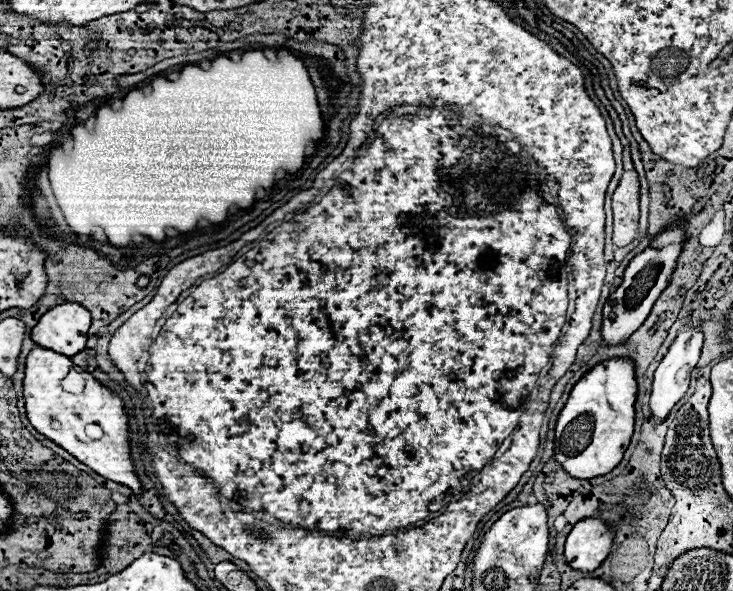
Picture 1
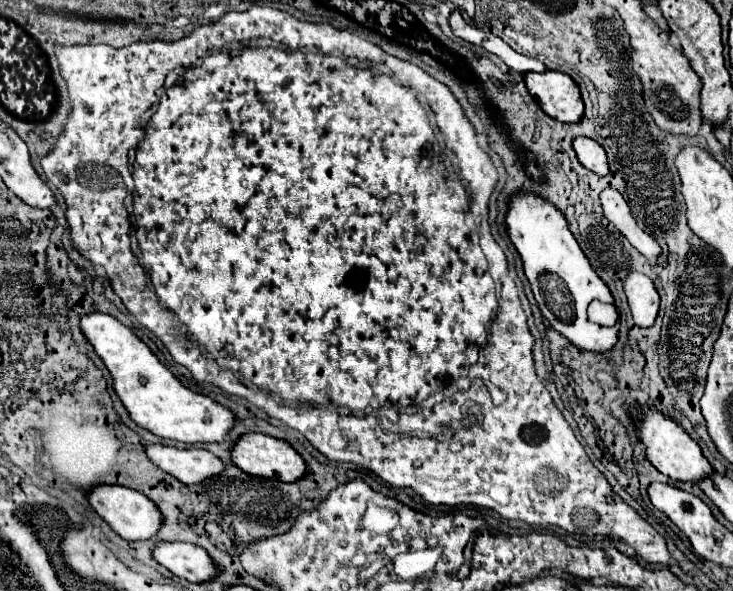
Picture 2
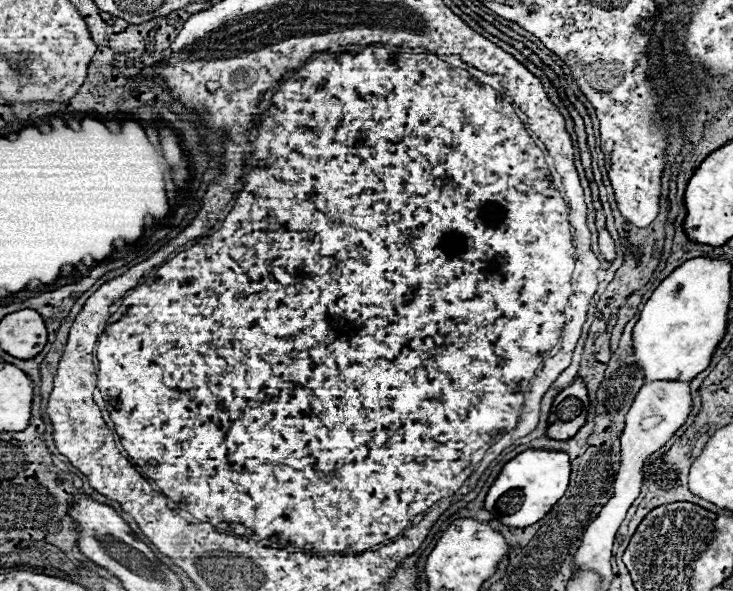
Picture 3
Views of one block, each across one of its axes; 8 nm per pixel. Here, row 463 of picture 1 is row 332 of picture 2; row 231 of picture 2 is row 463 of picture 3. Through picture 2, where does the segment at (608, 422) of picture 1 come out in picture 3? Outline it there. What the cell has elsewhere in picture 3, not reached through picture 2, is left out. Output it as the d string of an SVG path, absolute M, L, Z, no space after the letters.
M526 450L510 460L494 484L490 486L484 510L488 510L498 522L510 528L526 528L544 518L552 506L564 496L570 476L570 458L566 452L556 450Z

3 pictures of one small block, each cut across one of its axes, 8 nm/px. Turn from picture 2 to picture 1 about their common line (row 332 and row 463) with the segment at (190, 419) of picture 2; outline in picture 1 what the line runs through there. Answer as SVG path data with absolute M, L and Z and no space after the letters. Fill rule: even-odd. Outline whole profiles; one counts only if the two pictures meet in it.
M34 348L26 358L26 378L24 378L24 402L26 402L26 416L30 424L66 452L76 456L82 464L90 466L96 474L104 476L106 480L118 482L128 486L136 496L142 494L142 484L134 472L134 462L130 458L130 428L128 428L128 414L124 408L124 400L100 384L92 374L86 372L86 384L80 394L66 392L62 388L62 380L68 376L70 370L84 372L76 366L68 356L58 354L48 348ZM88 424L98 424L102 428L100 438L90 438L86 434Z

